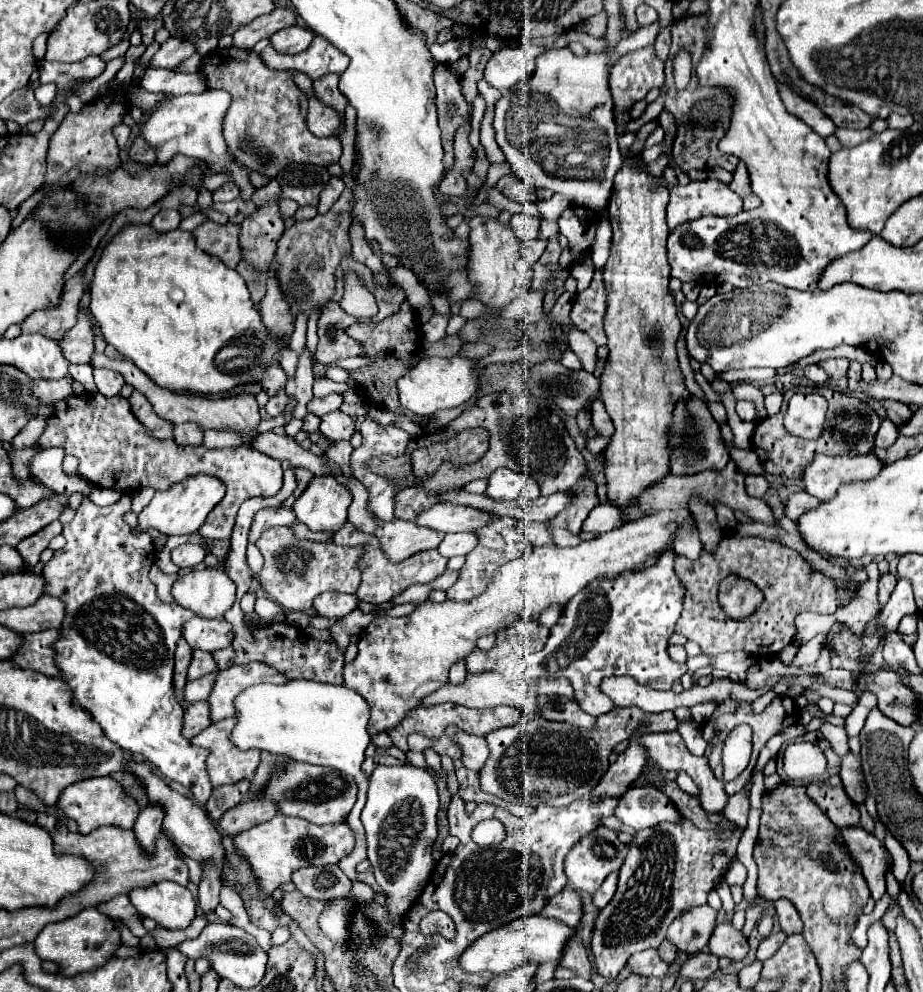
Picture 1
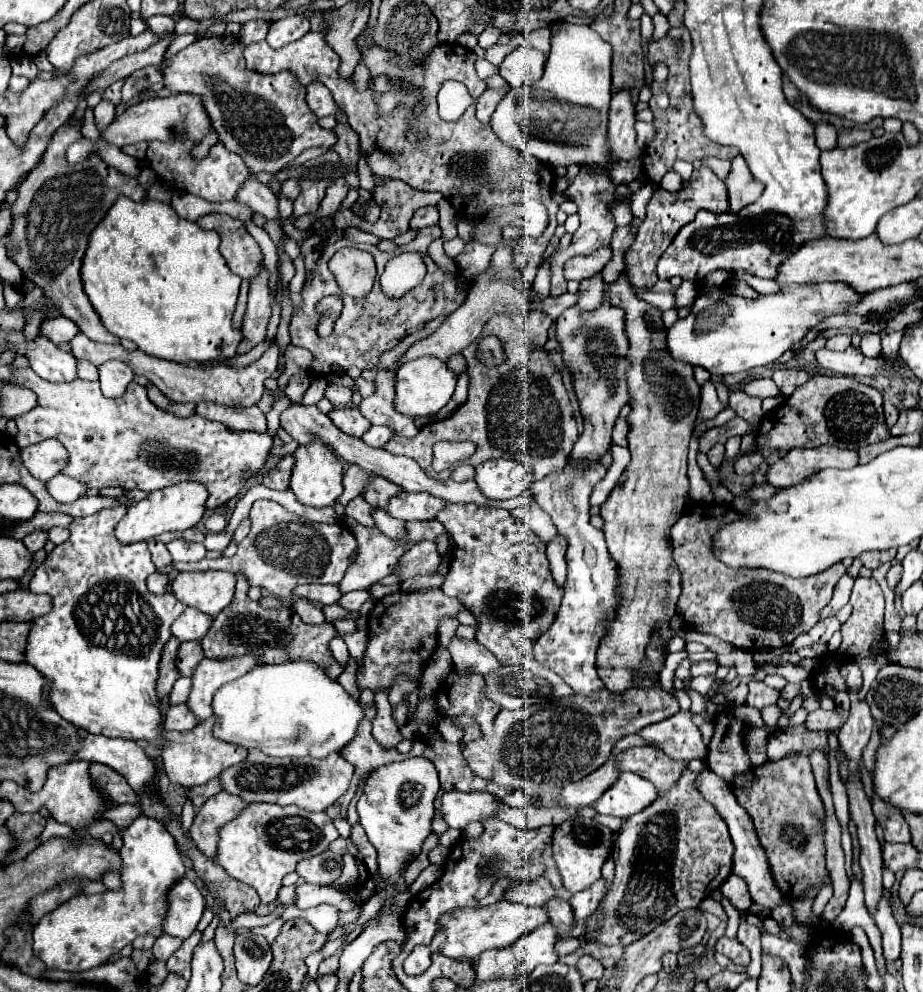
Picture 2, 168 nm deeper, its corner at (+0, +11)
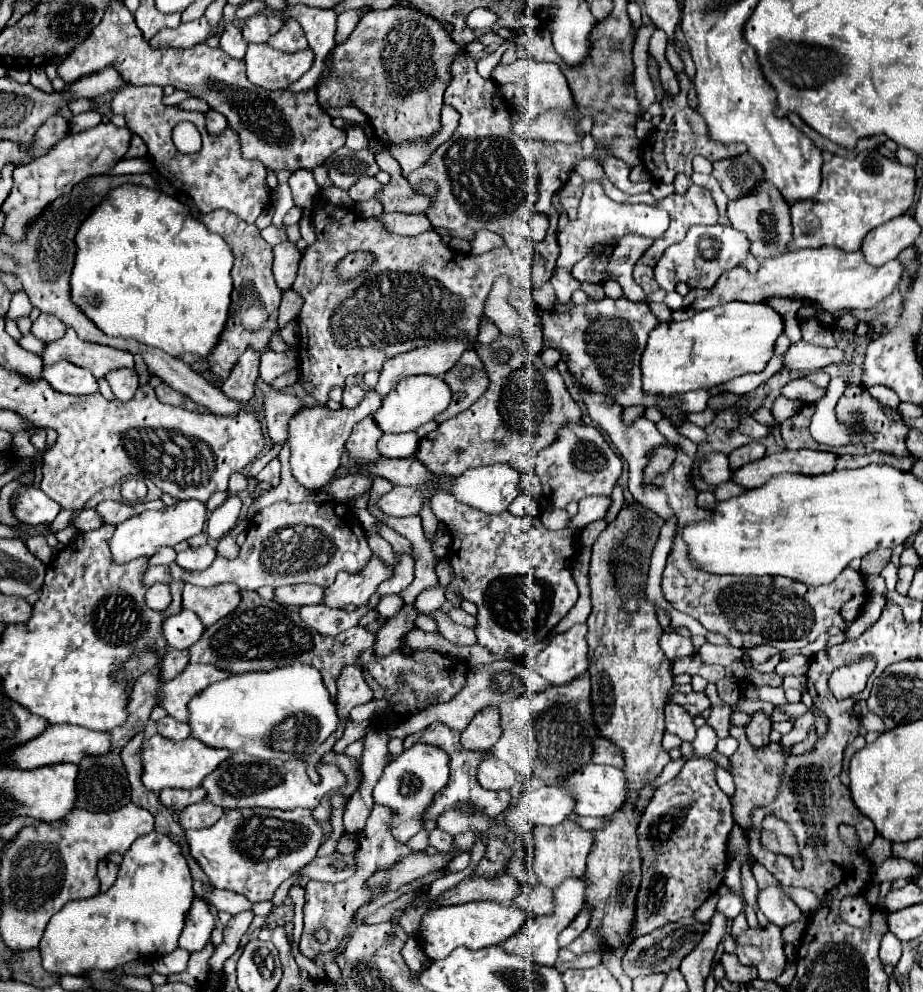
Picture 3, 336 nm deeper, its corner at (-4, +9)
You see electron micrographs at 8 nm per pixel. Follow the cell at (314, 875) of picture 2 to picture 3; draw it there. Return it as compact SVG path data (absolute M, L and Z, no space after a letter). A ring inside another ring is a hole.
M333 852L325 858L313 858L309 864L305 864L299 870L301 878L319 880L319 882L343 882L355 872L355 860L353 856L343 856L339 852Z

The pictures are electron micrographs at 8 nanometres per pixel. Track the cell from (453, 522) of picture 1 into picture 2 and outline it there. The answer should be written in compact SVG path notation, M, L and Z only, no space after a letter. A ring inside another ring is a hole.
M399 492L395 494L387 504L387 514L399 518L399 520L433 520L437 512L445 506L441 498L435 498L431 494L409 494Z

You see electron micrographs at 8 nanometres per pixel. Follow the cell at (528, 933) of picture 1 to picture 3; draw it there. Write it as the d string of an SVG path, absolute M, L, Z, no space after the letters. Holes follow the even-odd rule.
M467 902L457 906L441 906L437 910L427 910L421 920L421 944L431 960L449 956L455 948L465 946L471 950L503 944L507 938L517 934L529 920L529 912L513 904L499 902Z

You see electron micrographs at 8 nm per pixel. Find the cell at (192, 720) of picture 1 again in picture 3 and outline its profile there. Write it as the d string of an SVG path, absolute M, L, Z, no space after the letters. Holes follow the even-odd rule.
M165 716L163 720L159 720L159 722L157 722L157 728L159 728L159 734L161 734L161 736L171 738L171 740L185 740L185 738L189 738L189 734L191 734L189 724L177 722L177 720L173 720L171 716Z

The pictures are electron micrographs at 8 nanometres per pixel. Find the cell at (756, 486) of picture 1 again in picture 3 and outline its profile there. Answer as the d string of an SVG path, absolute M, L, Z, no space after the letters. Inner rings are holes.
M751 442L747 446L741 446L737 450L733 450L729 454L729 464L731 464L731 470L739 470L741 466L753 462L753 460L759 460L765 456L765 446L761 442Z

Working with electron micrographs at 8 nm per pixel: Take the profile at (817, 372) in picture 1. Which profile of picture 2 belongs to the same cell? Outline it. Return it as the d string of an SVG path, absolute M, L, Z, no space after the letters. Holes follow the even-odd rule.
M849 346L845 352L833 352L823 348L815 352L815 358L823 368L845 376L871 376L875 370L885 366L883 360L867 358L853 346Z

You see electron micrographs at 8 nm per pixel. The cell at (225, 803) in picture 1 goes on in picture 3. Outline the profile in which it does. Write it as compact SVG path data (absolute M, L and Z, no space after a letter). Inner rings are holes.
M165 788L165 790L161 790L161 802L165 804L165 806L171 806L171 808L175 808L177 812L181 812L183 808L187 808L187 806L191 806L191 804L195 804L195 802L201 802L201 800L205 800L207 798L207 792L205 792L205 788L193 788L193 790L177 790L177 788Z

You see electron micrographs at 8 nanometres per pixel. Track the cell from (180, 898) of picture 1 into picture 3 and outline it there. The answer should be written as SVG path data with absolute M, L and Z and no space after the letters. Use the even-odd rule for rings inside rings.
M195 898L185 918L183 932L179 936L179 948L187 952L201 950L209 942L213 928L215 928L215 920L209 912L209 904L203 898Z

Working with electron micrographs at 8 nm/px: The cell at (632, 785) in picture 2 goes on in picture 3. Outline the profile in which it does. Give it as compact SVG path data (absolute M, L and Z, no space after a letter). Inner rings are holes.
M587 764L583 772L575 772L563 784L575 796L575 812L579 816L613 816L629 798L629 780L615 766Z

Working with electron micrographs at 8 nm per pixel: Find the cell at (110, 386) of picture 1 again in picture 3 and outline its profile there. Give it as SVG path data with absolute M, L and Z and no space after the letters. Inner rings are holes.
M121 368L121 370L115 370L115 372L109 372L105 376L105 380L109 382L113 394L117 400L121 402L129 402L139 386L139 376L133 368Z

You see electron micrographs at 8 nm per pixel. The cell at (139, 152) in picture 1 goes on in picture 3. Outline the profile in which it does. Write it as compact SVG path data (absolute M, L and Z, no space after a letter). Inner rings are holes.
M133 136L131 146L129 146L125 158L145 158L145 156L147 156L147 146L145 146L145 142L143 142L139 136Z

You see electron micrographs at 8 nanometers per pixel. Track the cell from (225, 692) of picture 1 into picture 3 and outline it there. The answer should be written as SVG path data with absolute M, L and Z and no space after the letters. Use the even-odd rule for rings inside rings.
M189 664L179 678L173 678L171 682L165 682L161 686L161 706L167 710L169 716L173 716L179 722L189 722L189 708L187 704L203 692L207 686L229 678L231 674L225 670L219 670L211 664Z

